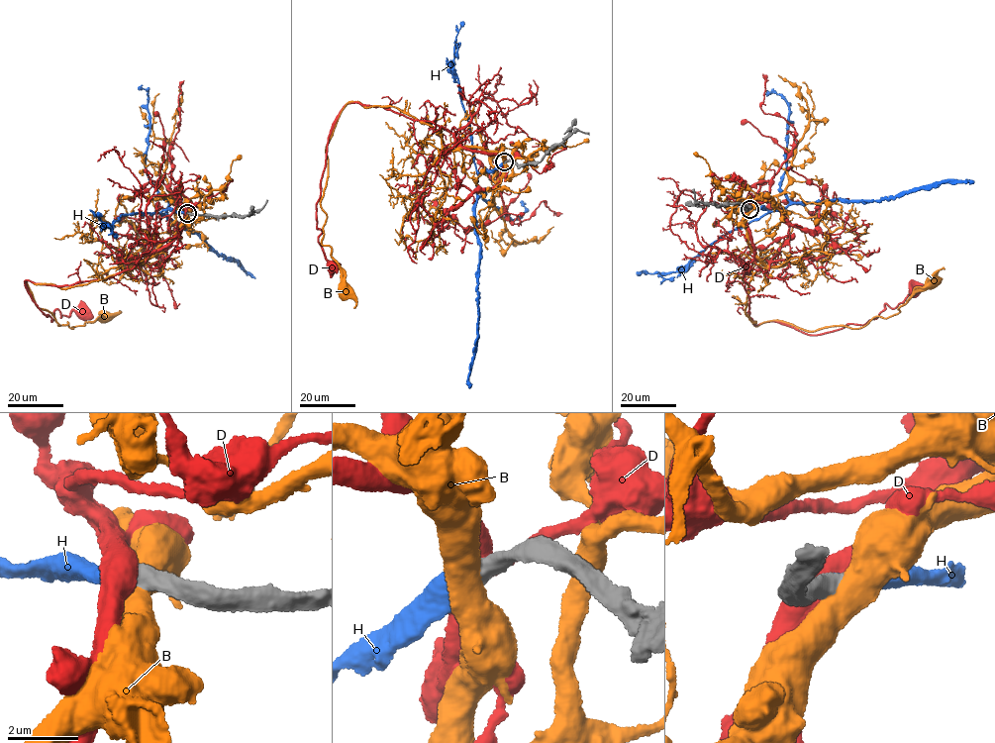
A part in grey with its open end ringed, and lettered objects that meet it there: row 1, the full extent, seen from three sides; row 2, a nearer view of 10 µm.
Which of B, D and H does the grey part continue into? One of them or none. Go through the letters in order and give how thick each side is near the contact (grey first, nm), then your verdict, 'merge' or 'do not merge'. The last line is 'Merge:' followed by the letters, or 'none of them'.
B: 650 nm thick on the grey side, 600 nm on the other; do not merge
D: 600 nm thick on the grey side, 550 nm on the other; do not merge
H: 600 nm thick on the grey side, 600 nm on the other; merge
Merge: H

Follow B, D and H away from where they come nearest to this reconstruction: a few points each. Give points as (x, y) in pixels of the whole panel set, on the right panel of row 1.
B: (749, 210), (747, 241), (761, 267), (745, 313), (757, 327), (858, 328), (898, 313), (932, 281)
D: (748, 209), (754, 249), (745, 285), (754, 324), (825, 334), (874, 319), (914, 289)
H: (749, 210), (777, 210), (795, 203), (827, 200), (874, 201), (943, 182), (968, 180), (969, 184)

